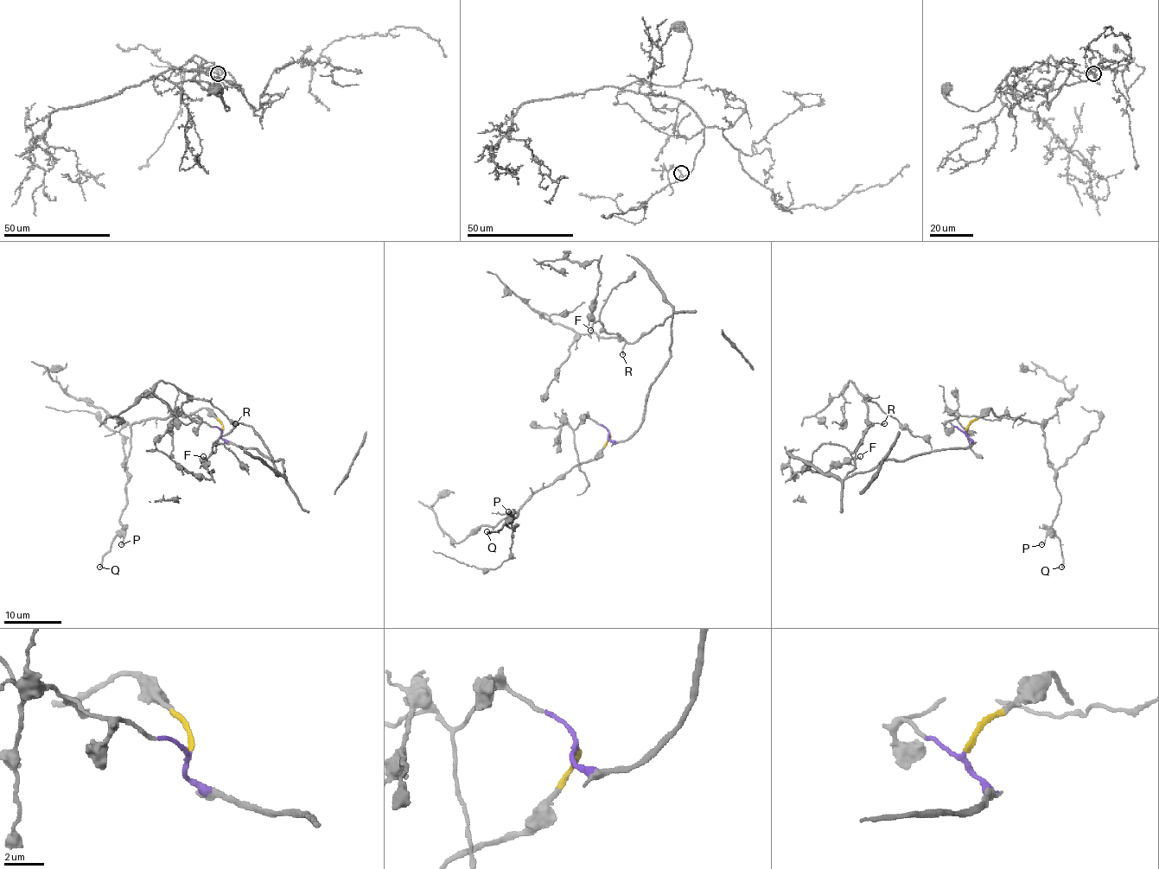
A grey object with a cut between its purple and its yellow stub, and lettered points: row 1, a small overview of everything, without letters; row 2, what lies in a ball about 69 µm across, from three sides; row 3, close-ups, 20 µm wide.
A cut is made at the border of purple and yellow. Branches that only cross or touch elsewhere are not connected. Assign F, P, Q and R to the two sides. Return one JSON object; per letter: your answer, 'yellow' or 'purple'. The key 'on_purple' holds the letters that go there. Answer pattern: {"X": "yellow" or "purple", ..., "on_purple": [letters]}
{"F": "purple", "P": "yellow", "Q": "yellow", "R": "purple", "on_purple": ["F", "R"]}

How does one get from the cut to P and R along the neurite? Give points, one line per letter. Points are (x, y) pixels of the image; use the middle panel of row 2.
P: (609, 435), (594, 459), (540, 487), (511, 521), (514, 530), (506, 525), (508, 510)
R: (609, 435), (611, 440), (620, 441), (642, 421), (648, 388), (670, 358), (671, 319), (627, 343), (622, 355)

